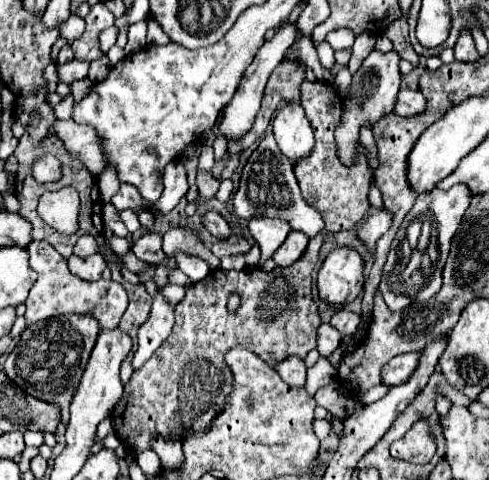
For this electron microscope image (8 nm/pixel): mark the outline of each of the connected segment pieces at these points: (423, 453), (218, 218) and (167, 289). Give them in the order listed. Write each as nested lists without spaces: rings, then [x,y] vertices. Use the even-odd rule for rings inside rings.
[[[428,419],[416,421],[412,431],[390,445],[390,453],[412,463],[428,463],[436,453],[436,439],[430,433]],[[412,453],[412,455],[408,455]]]
[[[206,213],[206,215],[204,215],[204,227],[206,227],[214,237],[218,237],[218,239],[222,239],[222,241],[230,239],[230,235],[232,235],[232,229],[230,229],[228,221],[226,221],[220,213]]]
[[[166,284],[162,289],[162,294],[172,306],[176,306],[183,299],[185,289],[181,285]]]

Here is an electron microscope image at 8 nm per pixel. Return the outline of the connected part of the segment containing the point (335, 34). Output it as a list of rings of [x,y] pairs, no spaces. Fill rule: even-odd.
[[[336,29],[332,31],[326,41],[332,45],[332,49],[350,49],[354,43],[354,33],[350,33],[350,29]]]

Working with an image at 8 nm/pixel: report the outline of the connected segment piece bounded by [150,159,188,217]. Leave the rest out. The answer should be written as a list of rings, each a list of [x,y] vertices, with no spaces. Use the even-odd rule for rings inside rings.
[[[174,159],[174,161],[170,161],[170,165],[166,165],[162,181],[164,181],[164,191],[162,191],[160,199],[156,203],[152,203],[152,207],[150,207],[150,213],[154,217],[170,213],[188,191],[186,171],[178,159]]]

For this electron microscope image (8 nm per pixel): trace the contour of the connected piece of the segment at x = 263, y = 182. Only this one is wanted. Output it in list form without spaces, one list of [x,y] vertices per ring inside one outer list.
[[[268,133],[260,141],[260,145],[252,151],[250,159],[246,161],[246,165],[242,169],[240,185],[234,195],[234,213],[240,219],[278,217],[278,219],[290,221],[292,229],[298,229],[298,231],[306,233],[308,237],[314,237],[316,233],[322,231],[320,213],[302,199],[294,171],[292,171],[292,161],[288,157],[282,157],[282,151],[278,149],[272,133]]]

